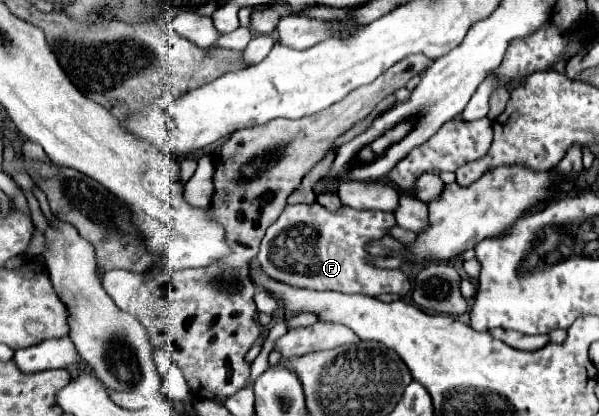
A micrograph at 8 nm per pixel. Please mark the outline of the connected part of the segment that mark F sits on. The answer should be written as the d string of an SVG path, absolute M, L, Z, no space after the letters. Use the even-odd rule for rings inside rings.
M287 204L283 214L267 228L257 254L257 266L273 280L295 288L335 290L345 294L377 296L383 292L407 294L411 284L401 270L377 270L367 264L363 244L387 234L395 224L393 212L351 210L329 212L315 204Z

